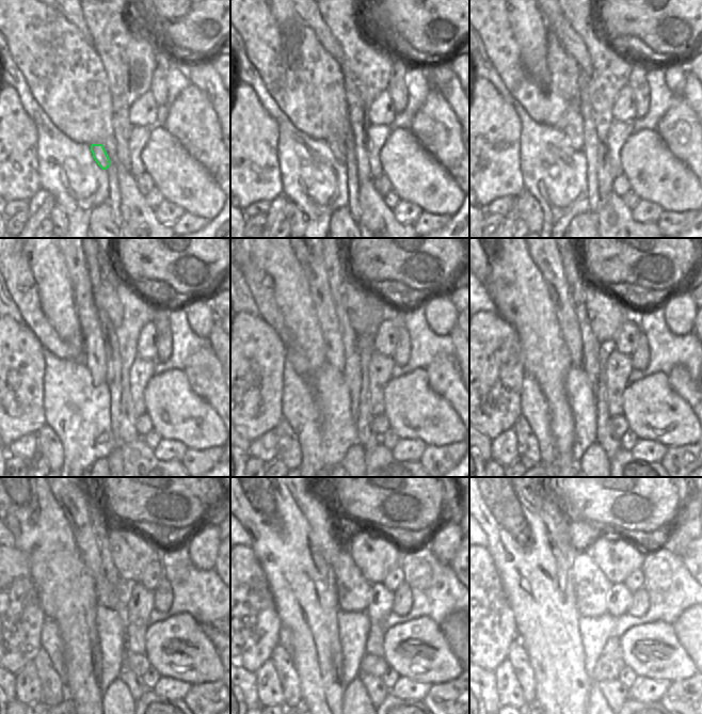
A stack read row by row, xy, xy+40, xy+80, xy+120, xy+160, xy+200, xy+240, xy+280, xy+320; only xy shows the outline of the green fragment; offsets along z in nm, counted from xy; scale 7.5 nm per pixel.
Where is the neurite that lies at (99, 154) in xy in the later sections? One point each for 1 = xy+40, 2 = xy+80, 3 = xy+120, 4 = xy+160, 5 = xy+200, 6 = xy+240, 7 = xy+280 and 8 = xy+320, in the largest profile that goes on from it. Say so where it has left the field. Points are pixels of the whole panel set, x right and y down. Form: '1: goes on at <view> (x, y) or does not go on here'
1: goes on at xy+40 (337, 146)
2: goes on at xy+80 (572, 124)
3: goes on at xy+120 (81, 288)
4: goes on at xy+160 (310, 259)
5: goes on at xy+200 (547, 259)
6: goes on at xy+240 (74, 498)
7: goes on at xy+280 (321, 534)
8: goes on at xy+320 (557, 524)

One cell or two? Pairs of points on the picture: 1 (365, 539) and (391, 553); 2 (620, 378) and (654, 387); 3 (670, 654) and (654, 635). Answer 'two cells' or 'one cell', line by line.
1: one cell
2: two cells
3: one cell

